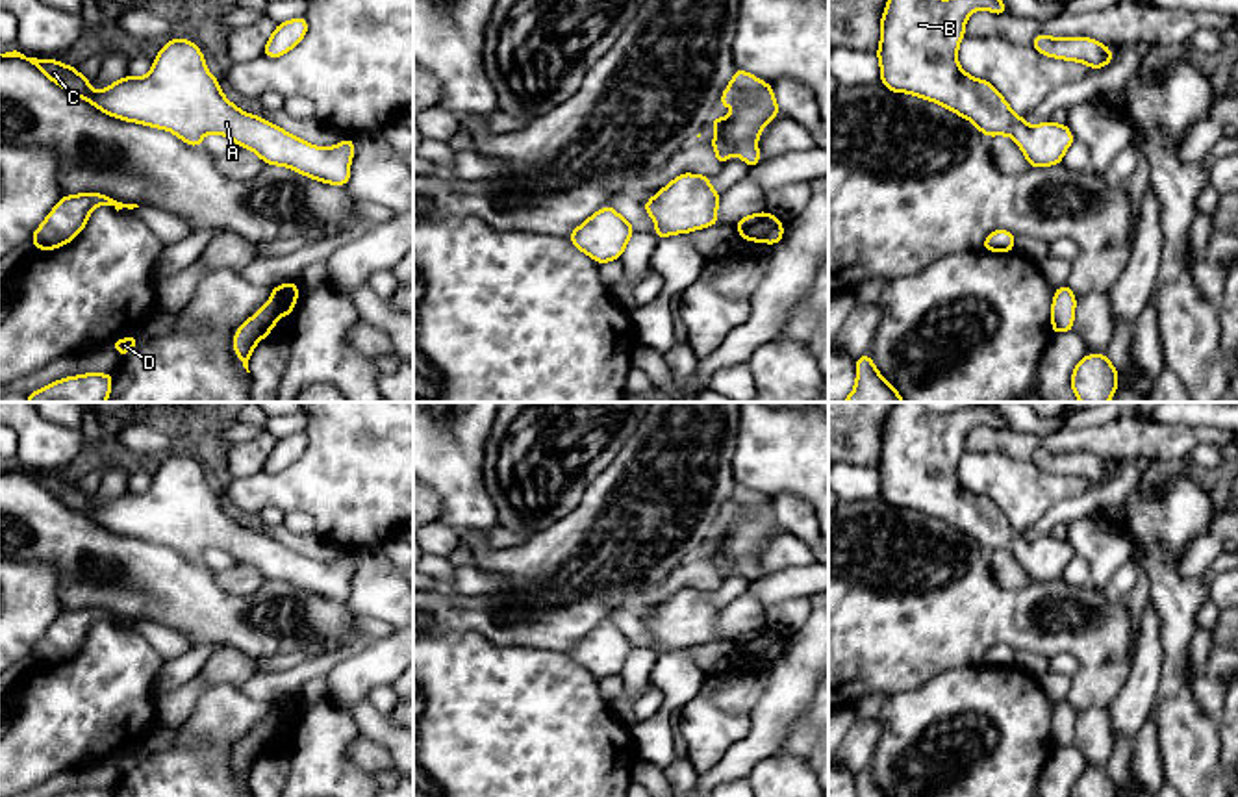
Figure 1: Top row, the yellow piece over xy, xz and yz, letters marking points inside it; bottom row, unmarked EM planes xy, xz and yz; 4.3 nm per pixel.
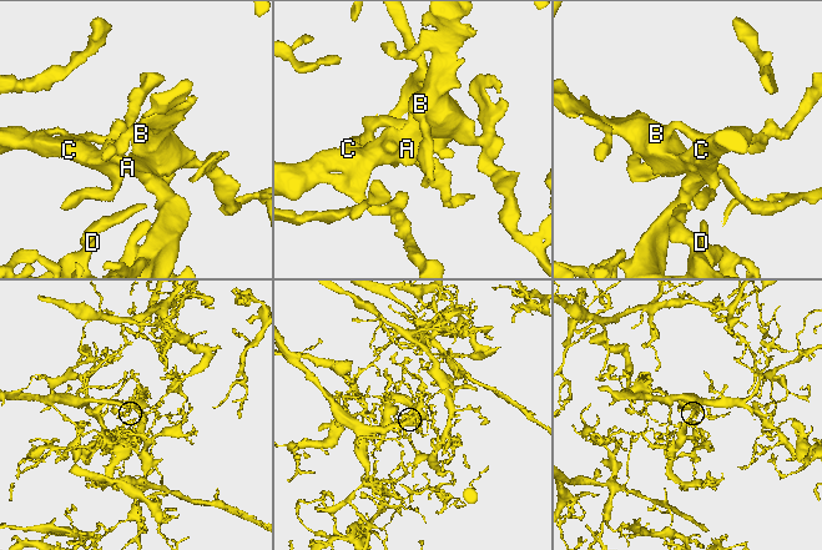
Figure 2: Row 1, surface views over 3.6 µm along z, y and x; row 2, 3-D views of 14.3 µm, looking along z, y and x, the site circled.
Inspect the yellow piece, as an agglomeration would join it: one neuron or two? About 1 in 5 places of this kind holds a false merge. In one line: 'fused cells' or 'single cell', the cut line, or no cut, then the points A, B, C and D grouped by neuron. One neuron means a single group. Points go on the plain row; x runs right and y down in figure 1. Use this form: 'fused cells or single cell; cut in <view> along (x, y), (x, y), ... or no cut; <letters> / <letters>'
single cell; no cut; A B C D

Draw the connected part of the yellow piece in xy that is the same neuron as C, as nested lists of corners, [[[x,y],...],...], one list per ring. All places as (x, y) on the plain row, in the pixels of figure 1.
[[[171,454],[158,467],[154,482],[145,493],[124,491],[100,508],[91,506],[91,495],[83,493],[76,482],[61,480],[57,474],[26,473],[17,465],[0,471],[30,476],[33,482],[43,486],[50,497],[57,499],[70,510],[91,517],[106,530],[169,545],[191,562],[202,562],[204,549],[221,549],[230,552],[235,560],[256,567],[265,580],[289,582],[297,589],[332,601],[347,601],[350,595],[348,582],[356,565],[352,550],[339,560],[321,563],[287,549],[276,539],[267,538],[263,532],[241,526],[224,513],[219,495],[206,484],[202,465],[187,454]]]

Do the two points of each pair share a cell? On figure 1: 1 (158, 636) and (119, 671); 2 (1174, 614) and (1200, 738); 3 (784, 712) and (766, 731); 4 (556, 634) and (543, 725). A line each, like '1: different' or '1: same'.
1: different
2: same
3: same
4: different

